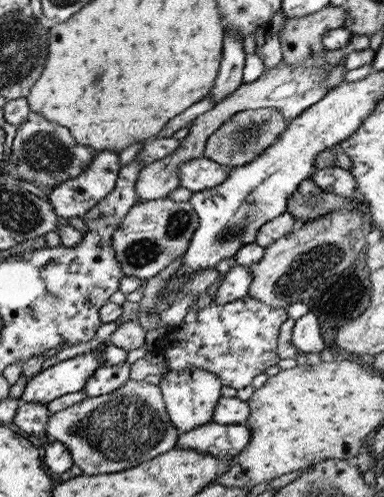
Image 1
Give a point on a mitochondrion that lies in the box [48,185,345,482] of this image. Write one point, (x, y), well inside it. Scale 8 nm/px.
(127, 428)

